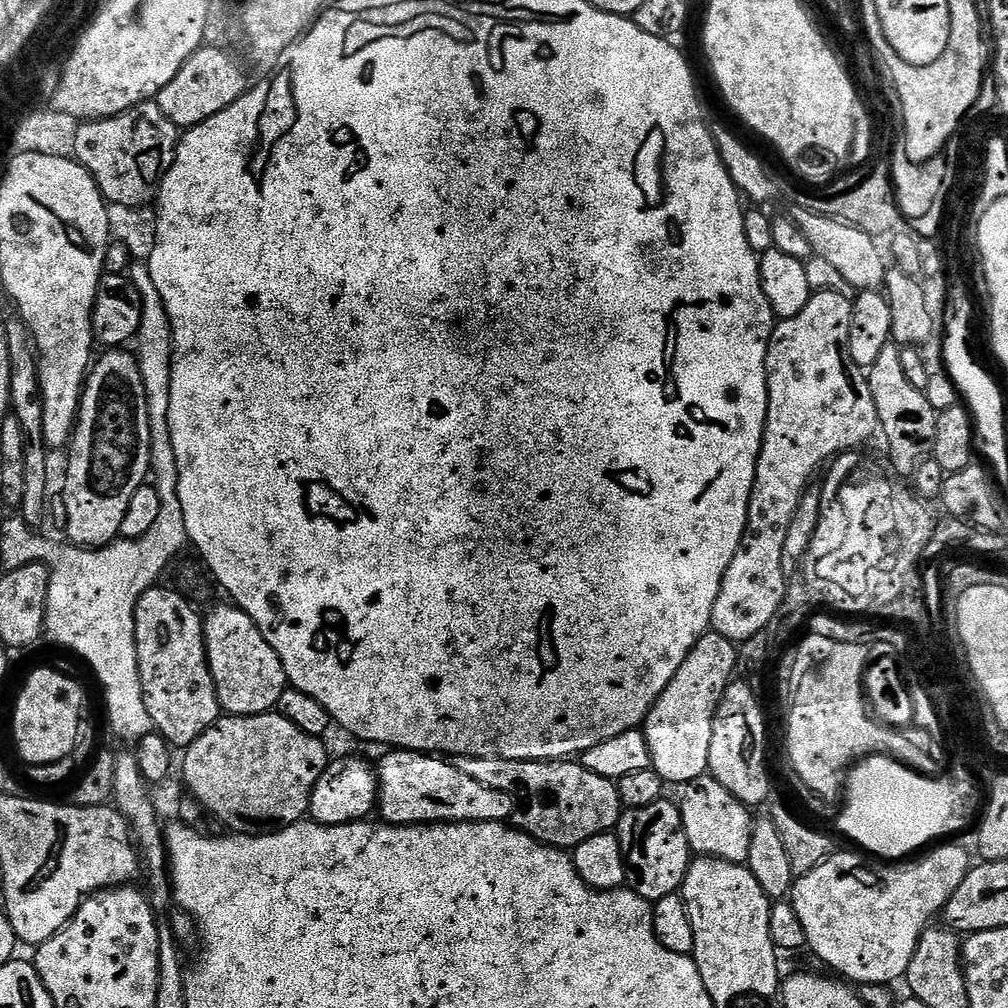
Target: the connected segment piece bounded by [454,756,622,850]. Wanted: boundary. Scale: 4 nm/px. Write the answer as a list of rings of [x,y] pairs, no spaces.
[[[457,756],[454,763],[466,778],[482,782],[490,790],[502,790],[514,802],[515,827],[533,836],[540,844],[549,844],[552,848],[571,850],[578,847],[586,838],[594,838],[603,832],[615,829],[622,815],[622,805],[618,798],[616,781],[602,778],[602,774],[590,774],[583,763],[575,759],[567,760],[507,760],[497,756]]]

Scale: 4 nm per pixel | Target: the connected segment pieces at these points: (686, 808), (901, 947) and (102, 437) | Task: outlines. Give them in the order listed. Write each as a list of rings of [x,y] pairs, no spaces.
[[[711,774],[694,778],[689,784],[683,785],[679,792],[682,826],[693,853],[700,858],[747,865],[754,823],[754,816],[748,813],[751,812],[749,805],[734,798],[734,794],[730,794],[730,790],[726,790],[726,786],[722,786],[722,782],[718,782]]]
[[[944,842],[935,850],[929,851],[925,860],[920,860],[917,864],[912,864],[909,868],[900,868],[904,866],[884,866],[888,868],[871,868],[870,865],[864,864],[865,857],[859,851],[856,852],[840,852],[833,851],[818,866],[814,866],[814,870],[810,870],[805,876],[795,877],[792,890],[790,893],[790,903],[794,908],[794,914],[798,916],[802,922],[802,930],[806,932],[806,945],[824,964],[829,964],[833,968],[837,977],[843,978],[845,981],[851,982],[853,985],[861,986],[864,984],[882,984],[887,986],[894,985],[895,980],[903,981],[908,975],[908,967],[910,966],[910,958],[914,958],[914,950],[916,943],[920,940],[920,935],[924,929],[933,923],[932,920],[937,919],[938,914],[943,913],[945,906],[948,905],[949,898],[954,894],[954,890],[958,890],[958,886],[962,886],[962,878],[966,878],[970,867],[968,861],[968,852],[960,844],[952,844],[956,842]]]
[[[108,350],[103,354],[105,356],[97,355],[95,357],[94,363],[88,370],[88,378],[84,381],[84,393],[80,395],[80,414],[76,417],[76,430],[72,433],[72,443],[67,449],[66,455],[68,455],[68,469],[64,472],[64,516],[68,519],[68,536],[73,545],[77,548],[104,548],[108,544],[112,543],[113,540],[120,536],[120,527],[122,526],[122,518],[126,514],[126,506],[130,506],[130,498],[134,498],[134,494],[138,489],[142,487],[144,483],[149,479],[151,466],[151,432],[150,432],[150,418],[147,416],[147,400],[146,391],[143,389],[142,376],[139,374],[139,364],[136,361],[135,355],[131,351],[124,352],[128,350]]]

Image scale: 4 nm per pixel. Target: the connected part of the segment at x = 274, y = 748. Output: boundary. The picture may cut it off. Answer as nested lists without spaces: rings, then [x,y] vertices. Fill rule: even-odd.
[[[275,710],[257,716],[221,715],[216,724],[188,745],[183,753],[187,791],[195,796],[205,813],[212,815],[213,812],[222,823],[232,827],[229,829],[240,834],[296,824],[308,816],[310,794],[328,765],[330,753],[324,749],[324,743],[321,737],[298,730],[294,722],[282,718]]]

